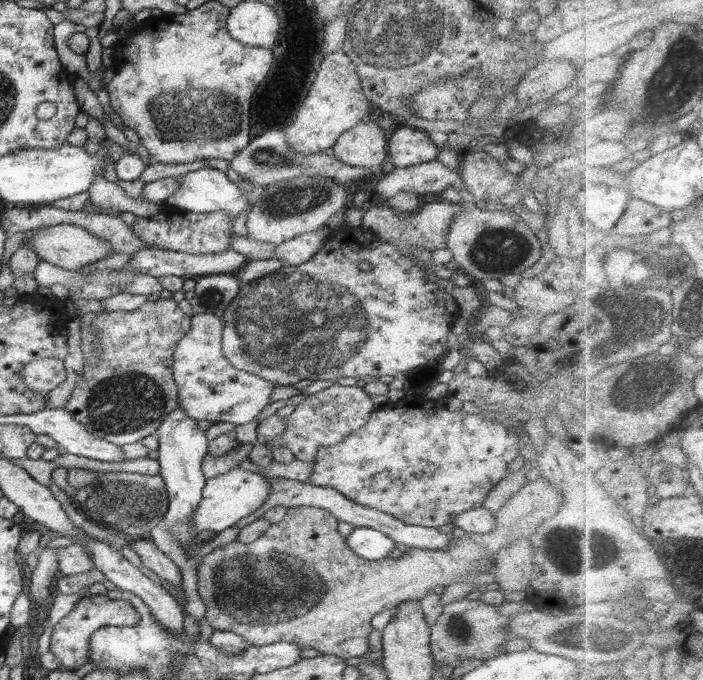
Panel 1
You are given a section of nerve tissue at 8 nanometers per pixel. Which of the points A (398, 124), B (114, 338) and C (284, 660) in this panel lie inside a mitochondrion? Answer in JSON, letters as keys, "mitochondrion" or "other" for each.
{"A":"other","B":"other","C":"other"}

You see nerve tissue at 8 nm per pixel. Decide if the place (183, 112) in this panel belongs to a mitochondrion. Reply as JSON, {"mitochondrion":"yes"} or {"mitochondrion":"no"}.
{"mitochondrion":"yes"}

